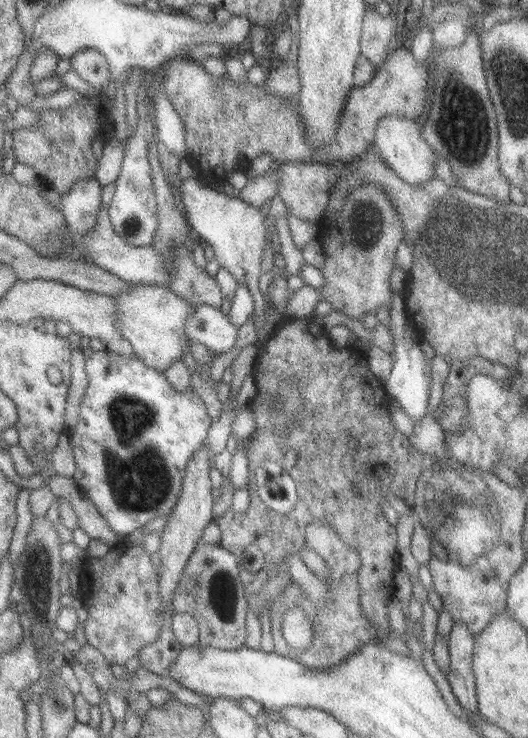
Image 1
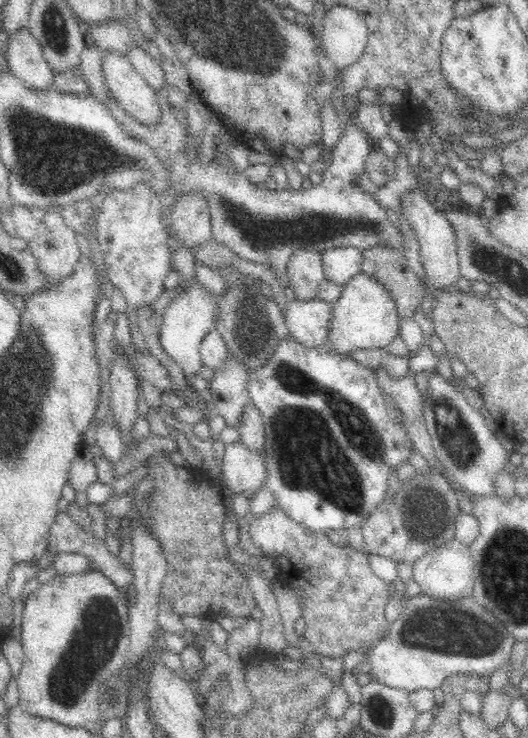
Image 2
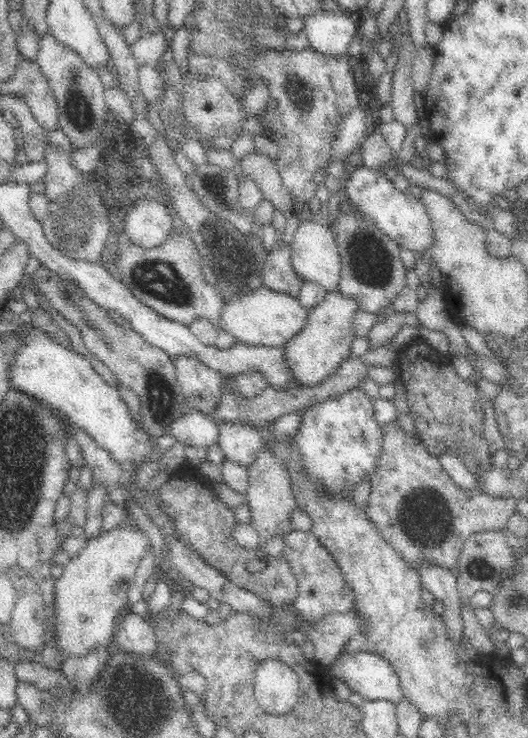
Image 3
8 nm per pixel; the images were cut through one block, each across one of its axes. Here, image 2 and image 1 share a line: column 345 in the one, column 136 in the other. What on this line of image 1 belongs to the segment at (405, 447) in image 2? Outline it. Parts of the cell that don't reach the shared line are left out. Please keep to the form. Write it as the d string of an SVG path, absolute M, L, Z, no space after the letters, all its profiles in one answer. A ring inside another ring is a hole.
M90 347L80 351L87 386L80 397L77 422L66 429L75 464L70 478L103 516L111 531L123 536L147 526L156 516L170 513L180 492L185 464L195 450L205 445L210 419L201 398L190 387L177 392L161 371L147 368L134 356L129 358L107 351L93 352Z

